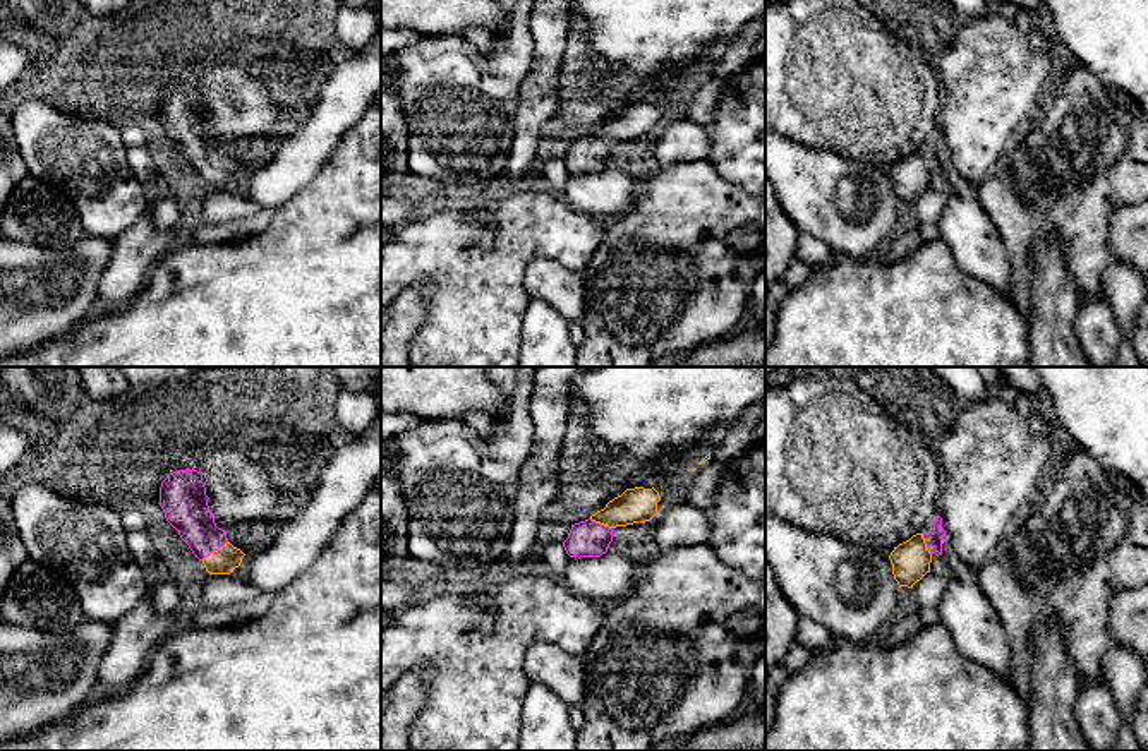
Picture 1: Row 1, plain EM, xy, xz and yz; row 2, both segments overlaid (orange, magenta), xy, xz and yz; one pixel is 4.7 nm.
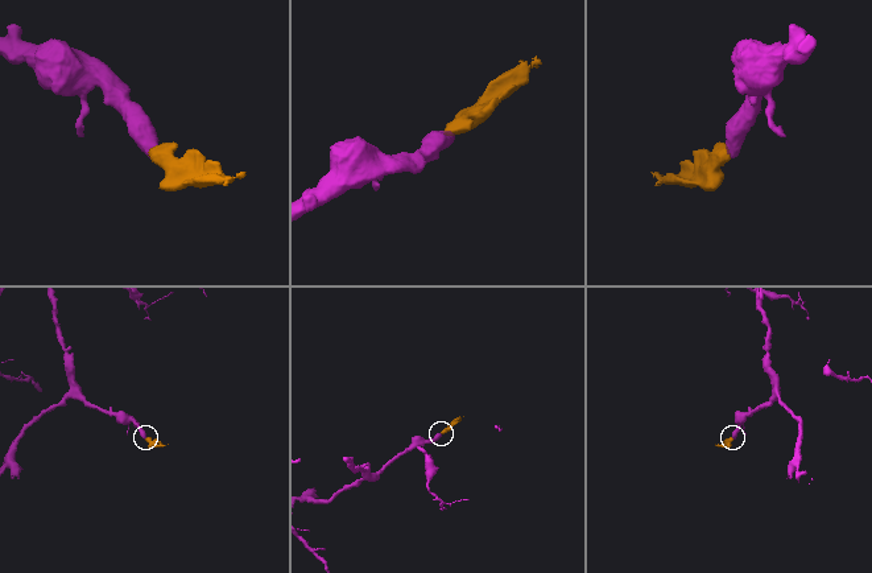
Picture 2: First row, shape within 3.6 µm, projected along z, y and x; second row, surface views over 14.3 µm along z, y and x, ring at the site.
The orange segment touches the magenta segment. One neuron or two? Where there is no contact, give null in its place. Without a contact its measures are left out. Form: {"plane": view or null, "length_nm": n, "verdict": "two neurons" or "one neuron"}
{"plane": "xy", "length_nm": 160, "verdict": "one neuron"}

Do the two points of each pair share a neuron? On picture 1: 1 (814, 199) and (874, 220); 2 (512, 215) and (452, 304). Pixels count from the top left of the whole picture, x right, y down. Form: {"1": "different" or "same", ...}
{"1": "same", "2": "same"}

